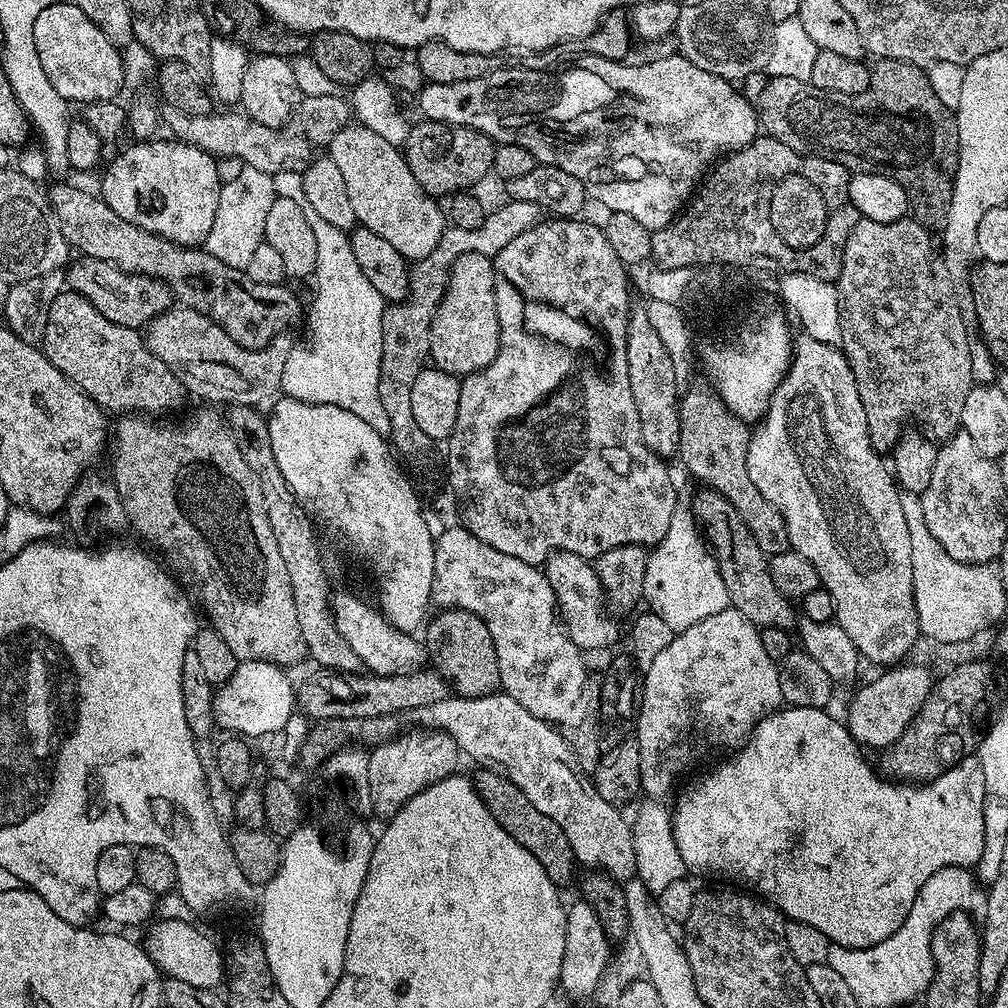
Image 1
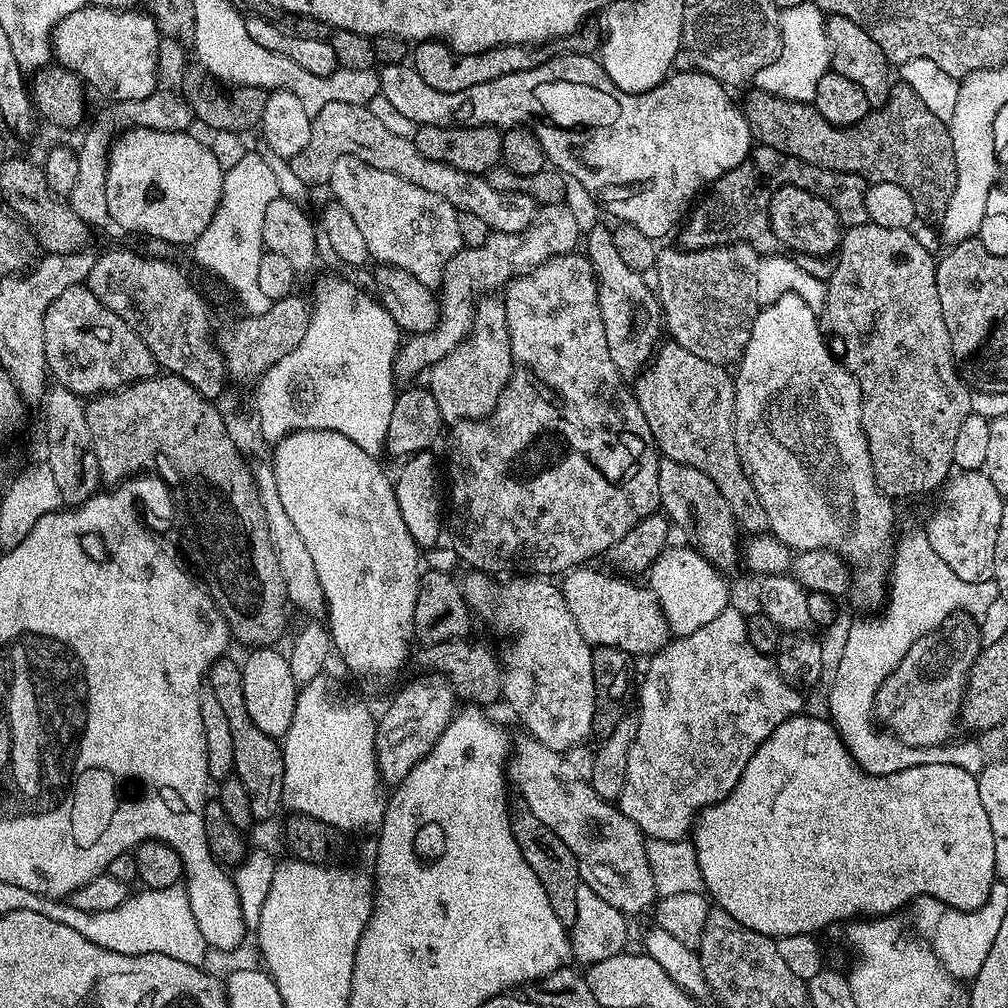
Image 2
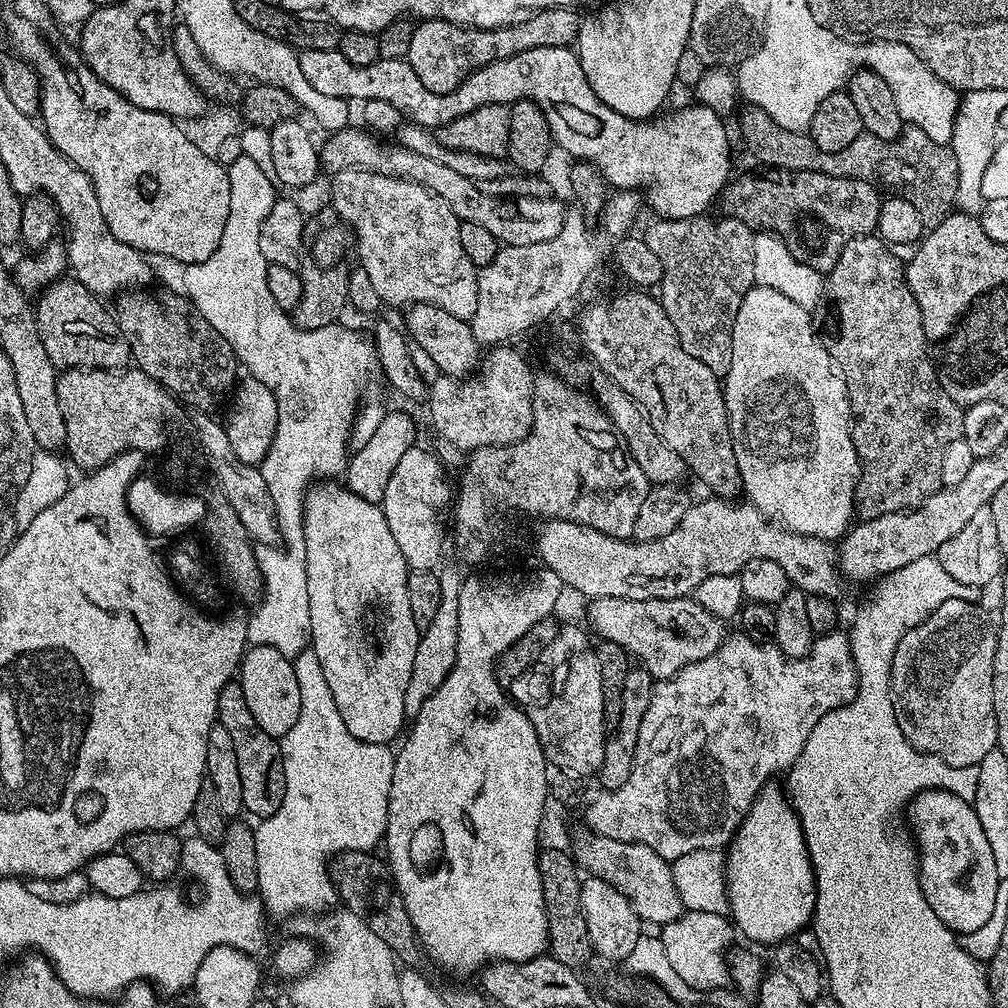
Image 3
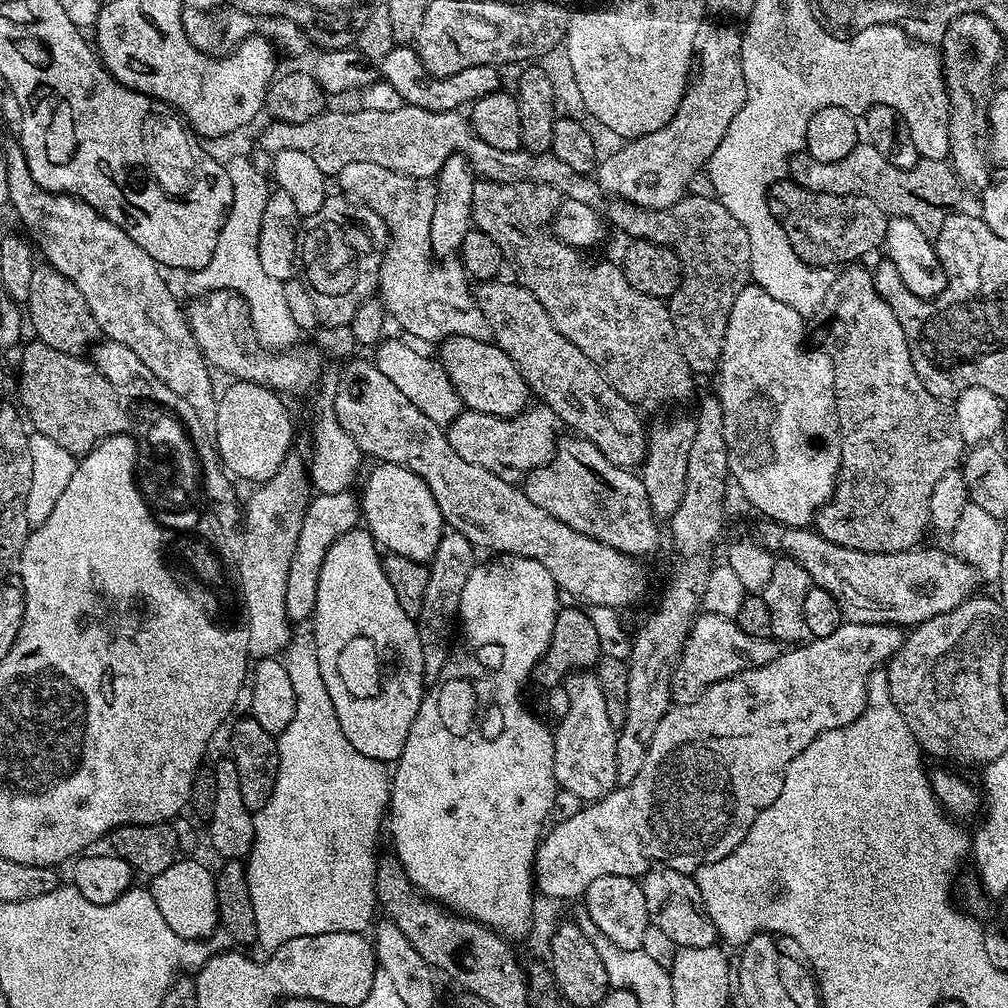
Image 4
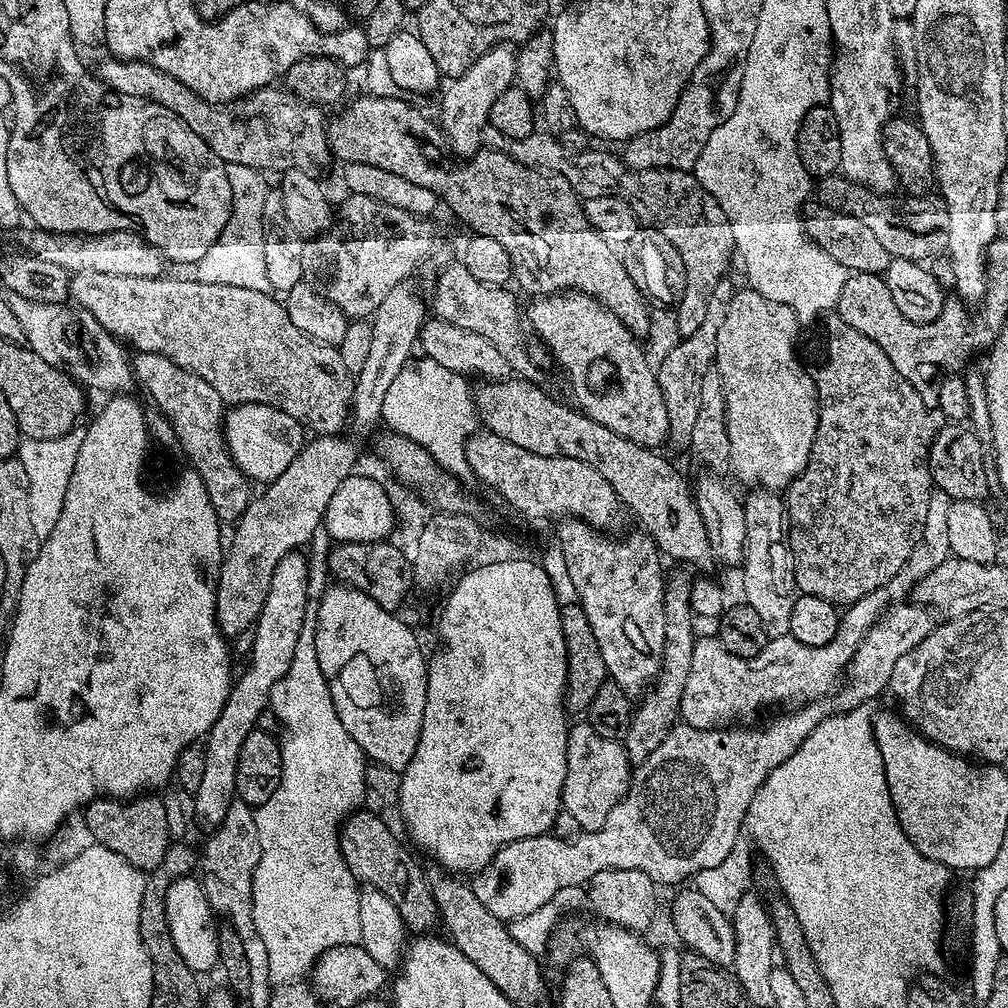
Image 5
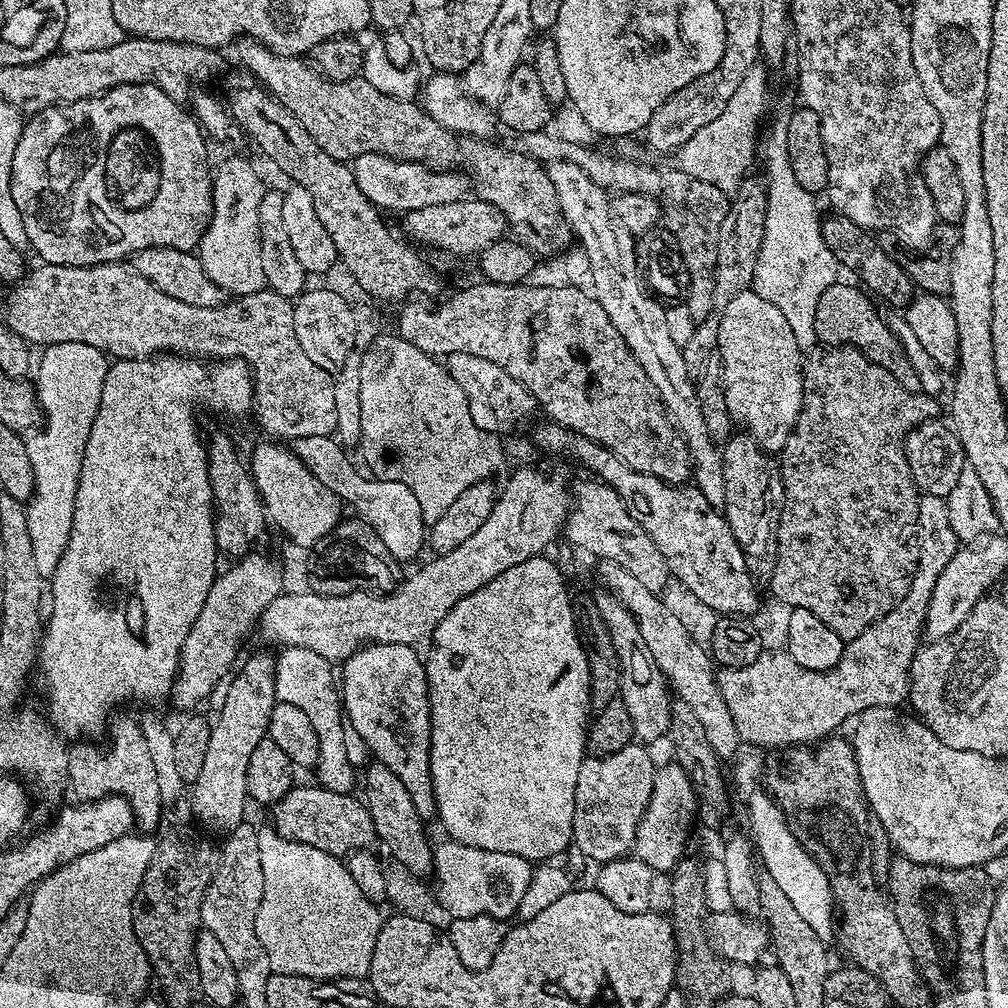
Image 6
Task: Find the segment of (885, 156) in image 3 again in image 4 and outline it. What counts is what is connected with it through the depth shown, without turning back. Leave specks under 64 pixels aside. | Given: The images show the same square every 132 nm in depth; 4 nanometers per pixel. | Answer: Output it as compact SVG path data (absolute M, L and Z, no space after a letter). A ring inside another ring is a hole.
M867 142L857 144L846 158L838 158L838 162L818 162L818 158L806 150L795 152L788 160L788 176L808 191L870 198L870 202L877 204L889 217L910 218L910 222L930 238L936 237L946 218L953 215L962 191L960 180L948 160L921 158L912 168L899 168L890 166L890 162Z

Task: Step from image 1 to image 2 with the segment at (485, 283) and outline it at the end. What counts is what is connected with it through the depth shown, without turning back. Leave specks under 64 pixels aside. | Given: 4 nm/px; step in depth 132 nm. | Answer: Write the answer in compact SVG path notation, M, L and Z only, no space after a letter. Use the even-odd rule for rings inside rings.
M488 294L475 305L471 334L457 344L453 352L446 354L446 358L433 364L427 376L426 387L434 394L440 419L445 425L455 426L462 420L482 420L491 416L500 395L512 380L512 347L503 299Z

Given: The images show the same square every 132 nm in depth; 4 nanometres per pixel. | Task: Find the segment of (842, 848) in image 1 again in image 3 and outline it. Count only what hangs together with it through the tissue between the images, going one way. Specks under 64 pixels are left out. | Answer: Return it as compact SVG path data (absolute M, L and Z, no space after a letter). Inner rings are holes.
M766 786L756 793L756 800L748 817L732 836L732 843L726 848L726 867L724 876L728 880L728 912L733 925L748 940L756 944L779 945L787 941L795 932L809 927L816 909L816 875L808 847L804 841L804 831L800 818L792 808L789 797L773 786ZM930 788L927 792L919 792L910 805L912 824L910 832L918 845L918 867L920 869L920 885L924 891L926 902L930 902L930 910L942 918L942 922L951 932L963 934L978 930L994 914L994 898L998 898L1000 875L994 867L994 853L990 851L990 842L982 830L982 822L978 820L976 809L969 801L945 792L942 788Z

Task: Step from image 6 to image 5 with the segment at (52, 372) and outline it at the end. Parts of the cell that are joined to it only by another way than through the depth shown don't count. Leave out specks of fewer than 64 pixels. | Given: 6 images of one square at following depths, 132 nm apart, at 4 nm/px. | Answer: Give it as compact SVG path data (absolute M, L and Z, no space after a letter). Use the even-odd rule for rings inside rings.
M77 426L64 436L53 440L21 439L18 458L22 466L26 466L26 478L30 478L30 523L34 526L34 534L38 534L41 542L47 540L48 535L58 526L58 518L62 515L62 502L66 502L66 486L70 486L70 474L74 474L74 462L78 462L78 450L82 450L82 438L85 429Z

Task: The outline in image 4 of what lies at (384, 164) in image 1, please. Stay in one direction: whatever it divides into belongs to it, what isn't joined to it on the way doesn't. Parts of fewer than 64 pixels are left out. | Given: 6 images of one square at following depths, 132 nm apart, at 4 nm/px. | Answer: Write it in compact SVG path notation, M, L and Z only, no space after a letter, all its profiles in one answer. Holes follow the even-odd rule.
M374 162L342 166L338 183L343 195L374 210L388 227L388 249L382 258L378 289L385 313L420 340L439 342L451 336L492 340L490 326L470 291L470 277L459 259L445 259L437 263L437 268L432 265L430 222L434 219L435 183L386 170L386 166L374 166Z

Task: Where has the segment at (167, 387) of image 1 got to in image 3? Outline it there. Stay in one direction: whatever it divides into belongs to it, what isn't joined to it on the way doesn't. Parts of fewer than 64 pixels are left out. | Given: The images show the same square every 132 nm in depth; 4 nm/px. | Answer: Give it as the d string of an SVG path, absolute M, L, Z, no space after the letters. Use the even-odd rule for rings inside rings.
M61 278L43 289L39 296L40 301L36 300L34 304L37 326L50 361L56 365L57 369L111 368L120 370L129 363L130 345L127 336L120 328L119 320L109 309L108 312L104 309L105 301L90 290L86 290L86 286L82 286L82 282L78 282L75 278Z

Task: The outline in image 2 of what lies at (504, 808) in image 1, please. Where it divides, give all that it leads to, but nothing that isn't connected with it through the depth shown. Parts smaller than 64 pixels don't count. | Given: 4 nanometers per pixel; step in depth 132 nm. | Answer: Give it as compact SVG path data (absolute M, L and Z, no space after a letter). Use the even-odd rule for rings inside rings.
M517 808L518 810L512 812L514 842L518 842L518 850L522 850L522 858L526 858L530 870L538 874L538 882L542 882L546 890L546 898L550 898L550 907L554 910L558 922L562 926L571 926L578 918L578 886L582 882L578 862L574 854L570 854L570 846L566 846L566 842L562 842L562 838L558 838L554 830L538 822L538 818L534 818L528 808Z

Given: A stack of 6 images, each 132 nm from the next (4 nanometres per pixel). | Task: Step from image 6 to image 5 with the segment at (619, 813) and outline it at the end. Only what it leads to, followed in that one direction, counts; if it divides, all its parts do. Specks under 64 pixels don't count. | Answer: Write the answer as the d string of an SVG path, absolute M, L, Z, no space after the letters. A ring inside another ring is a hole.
M588 722L573 723L568 730L566 746L566 778L560 795L563 811L577 824L577 829L596 832L618 806L632 781L634 766L628 760L623 743L619 739L602 737Z

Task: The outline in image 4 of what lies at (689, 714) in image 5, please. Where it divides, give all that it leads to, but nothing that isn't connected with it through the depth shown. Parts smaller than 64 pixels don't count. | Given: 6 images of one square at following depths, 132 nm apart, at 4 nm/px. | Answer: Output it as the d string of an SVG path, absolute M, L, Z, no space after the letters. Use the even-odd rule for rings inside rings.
M713 612L697 615L682 649L682 655L672 674L672 699L676 704L694 702L714 682L738 674L747 668L768 664L781 655L782 648L771 638L754 638L738 627L730 616Z

